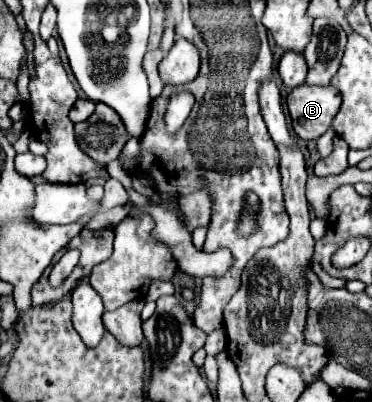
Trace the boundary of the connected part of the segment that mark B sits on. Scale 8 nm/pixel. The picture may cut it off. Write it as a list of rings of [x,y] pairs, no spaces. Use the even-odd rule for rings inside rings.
[[[302,83],[288,93],[286,105],[296,135],[306,141],[318,139],[330,129],[340,109],[340,91],[332,85],[318,87]]]

